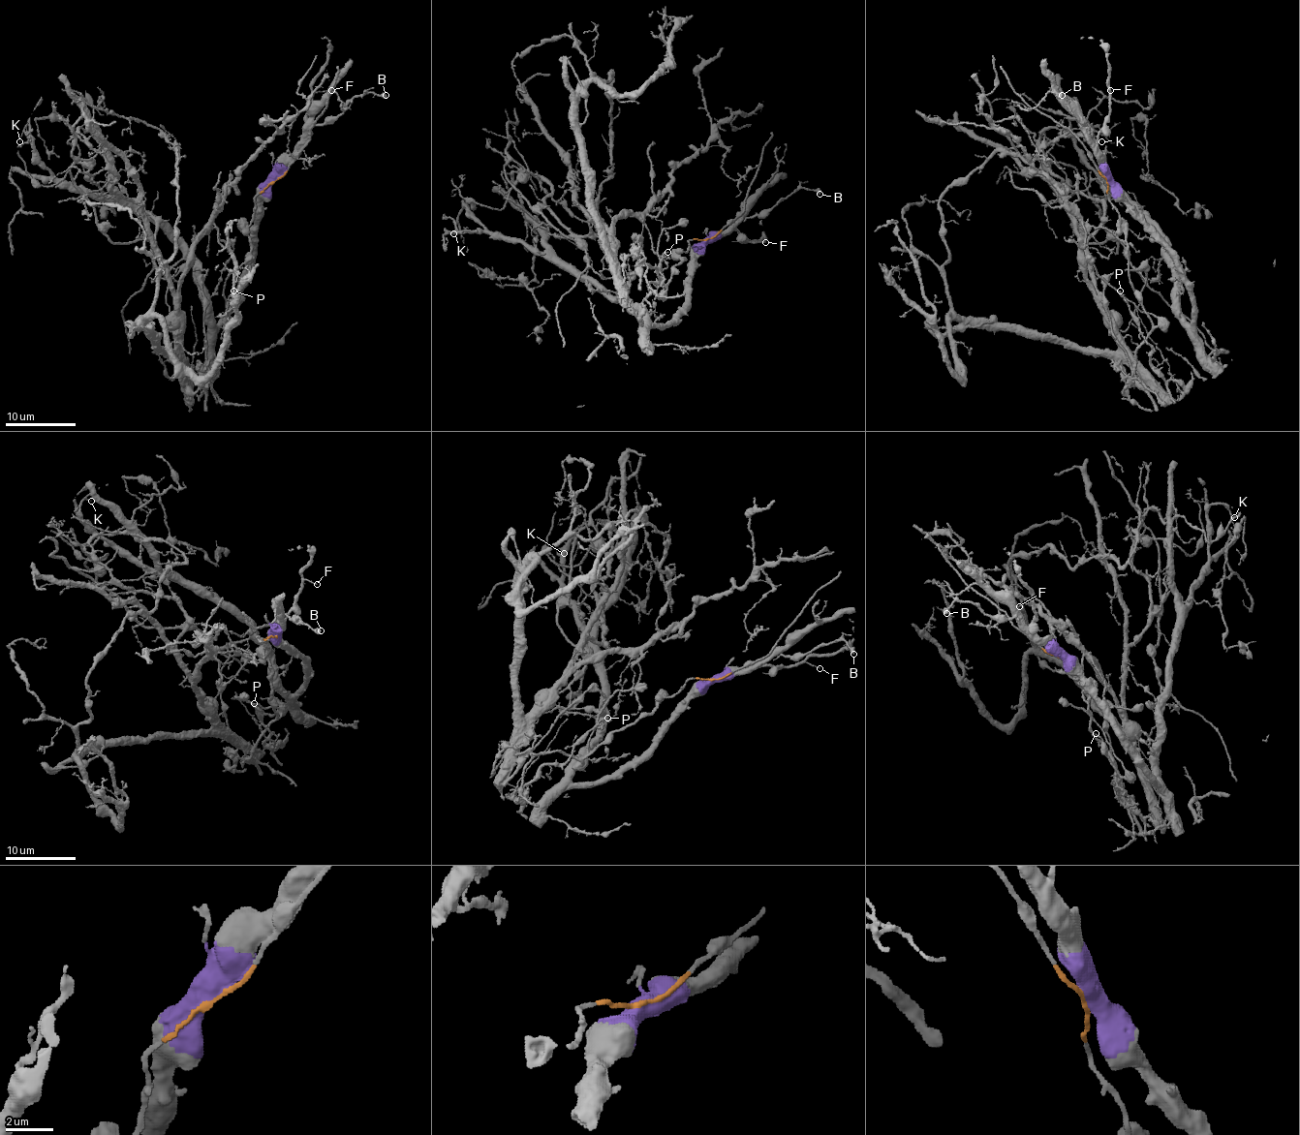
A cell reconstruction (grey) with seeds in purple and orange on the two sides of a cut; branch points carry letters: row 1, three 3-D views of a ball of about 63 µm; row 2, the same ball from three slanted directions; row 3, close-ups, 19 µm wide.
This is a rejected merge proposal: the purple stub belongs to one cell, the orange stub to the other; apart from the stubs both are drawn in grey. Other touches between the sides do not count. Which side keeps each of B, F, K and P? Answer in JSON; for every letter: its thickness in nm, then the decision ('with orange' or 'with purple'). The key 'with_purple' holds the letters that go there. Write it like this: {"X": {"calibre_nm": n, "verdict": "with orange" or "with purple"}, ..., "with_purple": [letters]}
{"B": {"calibre_nm": 420, "verdict": "with purple"}, "F": {"calibre_nm": 90, "verdict": "with purple"}, "K": {"calibre_nm": 50, "verdict": "with purple"}, "P": {"calibre_nm": 170, "verdict": "with orange"}, "with_purple": ["B", "F", "K"]}

